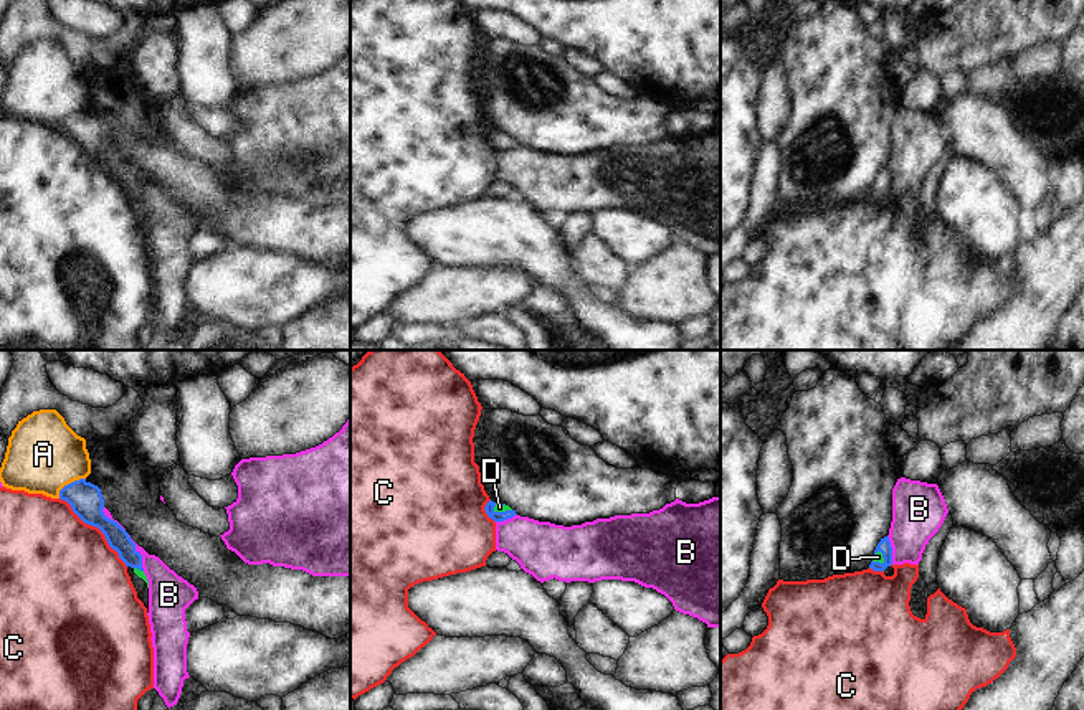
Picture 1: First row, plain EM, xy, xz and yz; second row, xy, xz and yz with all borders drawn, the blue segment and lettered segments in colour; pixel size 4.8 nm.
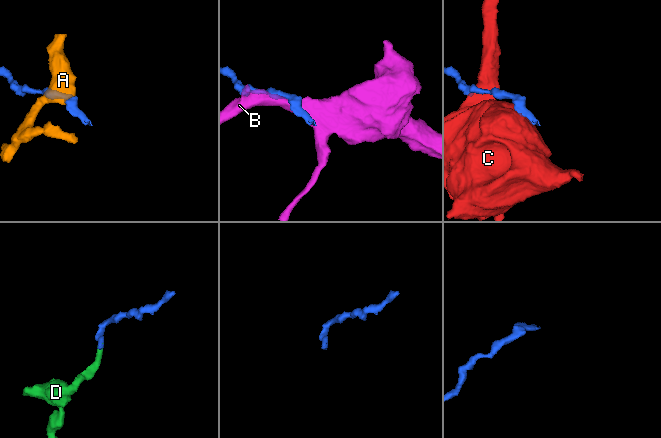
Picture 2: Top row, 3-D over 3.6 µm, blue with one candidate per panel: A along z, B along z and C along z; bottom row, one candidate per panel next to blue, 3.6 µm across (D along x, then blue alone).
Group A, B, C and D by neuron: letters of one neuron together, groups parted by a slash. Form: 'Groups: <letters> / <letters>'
Groups: A / B / C / D.

